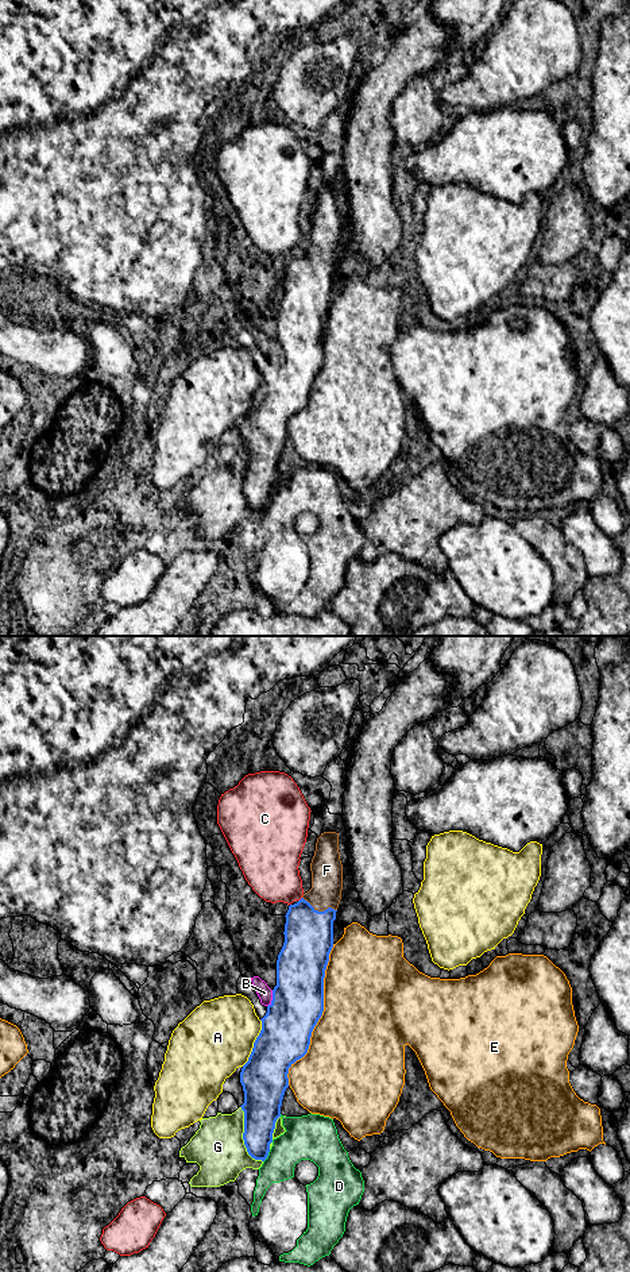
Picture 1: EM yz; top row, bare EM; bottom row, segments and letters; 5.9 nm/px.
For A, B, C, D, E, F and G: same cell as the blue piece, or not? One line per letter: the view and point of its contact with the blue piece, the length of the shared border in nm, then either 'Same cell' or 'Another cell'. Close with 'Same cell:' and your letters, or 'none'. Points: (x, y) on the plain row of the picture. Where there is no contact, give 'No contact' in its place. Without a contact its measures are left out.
A: Touches blue at yz (254, 394). Shared border 300 nm. Another cell
B: Touches blue at yz (273, 350). Shared border 110 nm. Another cell
C: Touches blue at yz (300, 251). Shared border 40 nm. Another cell
D: Touches blue at yz (267, 507). Shared border 90 nm. Another cell
E: Touches blue at yz (321, 366). Shared border 900 nm. Another cell
F: Touches blue at yz (320, 263). Shared border 220 nm. Same cell
G: Touches blue at yz (243, 489). Shared border 360 nm. Another cell
Same cell: F

